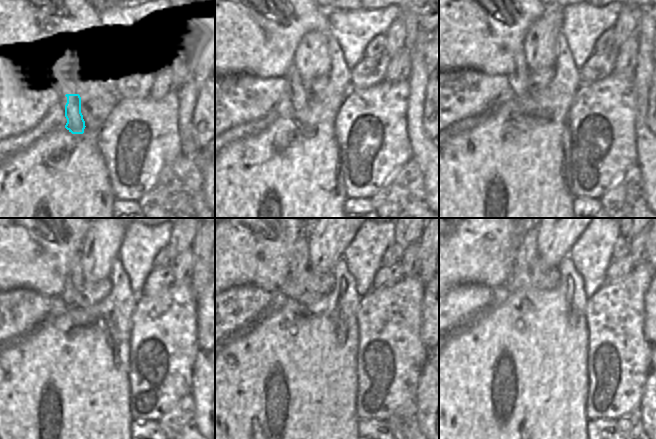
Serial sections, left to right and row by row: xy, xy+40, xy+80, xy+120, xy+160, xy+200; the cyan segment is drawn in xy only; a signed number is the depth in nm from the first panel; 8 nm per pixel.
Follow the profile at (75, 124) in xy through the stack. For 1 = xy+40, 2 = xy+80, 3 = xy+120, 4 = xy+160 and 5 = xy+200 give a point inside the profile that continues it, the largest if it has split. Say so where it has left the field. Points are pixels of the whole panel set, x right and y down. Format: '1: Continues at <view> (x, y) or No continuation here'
1: Continues at xy+40 (298, 89)
2: Continues at xy+80 (519, 80)
3: Continues at xy+120 (75, 282)
4: Continues at xy+160 (298, 281)
5: Continues at xy+200 (527, 250).

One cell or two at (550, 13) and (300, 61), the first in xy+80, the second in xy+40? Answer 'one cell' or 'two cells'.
one cell

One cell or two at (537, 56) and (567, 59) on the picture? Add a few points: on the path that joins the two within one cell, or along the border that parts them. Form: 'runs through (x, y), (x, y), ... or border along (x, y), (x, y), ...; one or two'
border along (559, 35), (557, 37), (554, 65); two

